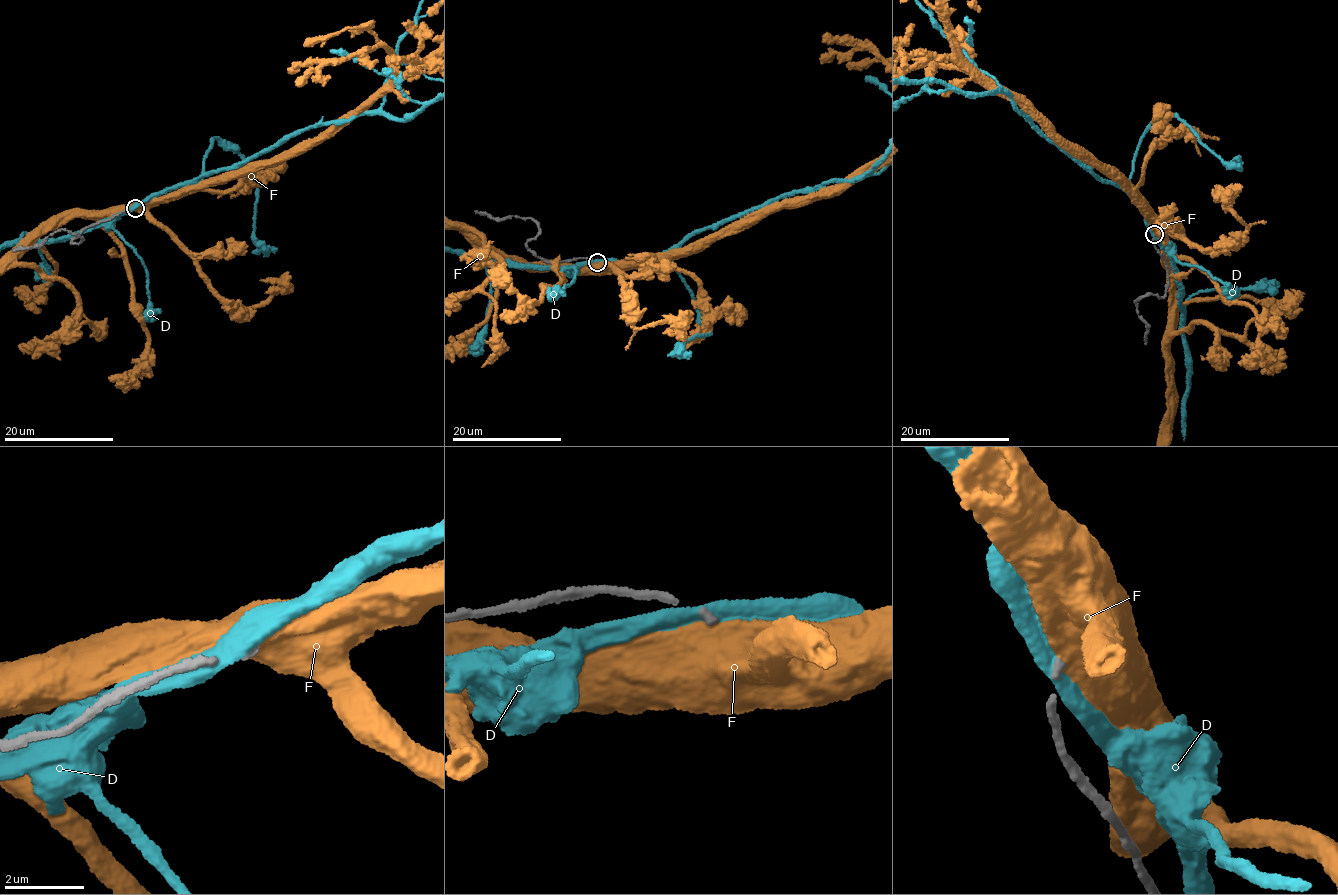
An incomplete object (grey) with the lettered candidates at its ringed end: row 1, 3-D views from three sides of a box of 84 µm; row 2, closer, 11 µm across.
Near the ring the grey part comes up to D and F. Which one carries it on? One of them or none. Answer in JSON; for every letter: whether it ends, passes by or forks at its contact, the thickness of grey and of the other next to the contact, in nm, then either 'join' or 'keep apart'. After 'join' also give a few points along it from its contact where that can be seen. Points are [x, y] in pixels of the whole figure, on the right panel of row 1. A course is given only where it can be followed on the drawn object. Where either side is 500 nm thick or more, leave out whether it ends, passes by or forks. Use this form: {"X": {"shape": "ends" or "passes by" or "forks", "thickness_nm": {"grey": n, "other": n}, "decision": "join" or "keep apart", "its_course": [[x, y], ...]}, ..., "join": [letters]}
{"D": {"thickness_nm": {"grey": 150, "other": 550}, "decision": "keep apart"}, "F": {"thickness_nm": {"grey": 150, "other": 700}, "decision": "keep apart"}, "join": []}

